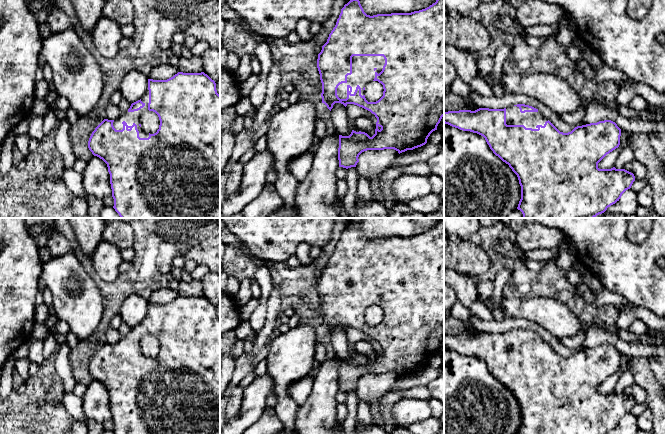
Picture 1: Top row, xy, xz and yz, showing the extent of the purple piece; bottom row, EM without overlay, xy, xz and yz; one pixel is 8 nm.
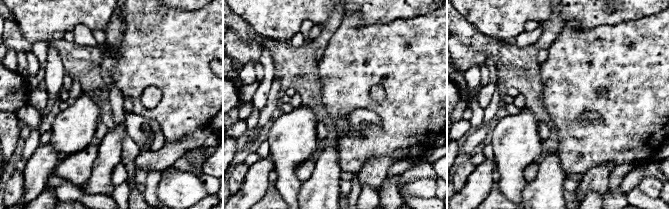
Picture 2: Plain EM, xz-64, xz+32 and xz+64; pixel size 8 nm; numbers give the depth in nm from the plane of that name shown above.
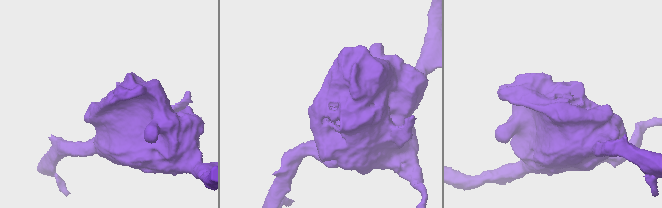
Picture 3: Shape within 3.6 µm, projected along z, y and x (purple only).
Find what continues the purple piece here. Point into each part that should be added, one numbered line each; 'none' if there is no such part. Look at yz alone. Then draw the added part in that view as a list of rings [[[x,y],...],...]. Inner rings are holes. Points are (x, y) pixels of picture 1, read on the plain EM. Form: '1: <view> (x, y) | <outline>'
1: yz (513, 339) | [[[511,329],[506,332],[507,349],[524,349],[526,352],[538,353],[537,349],[544,350],[548,345],[541,336],[521,337],[519,331]]]

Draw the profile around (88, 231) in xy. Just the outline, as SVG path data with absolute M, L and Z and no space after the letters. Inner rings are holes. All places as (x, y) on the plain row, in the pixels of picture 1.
M69 218L79 247L82 252L92 258L92 255L102 241L106 226L104 218Z

